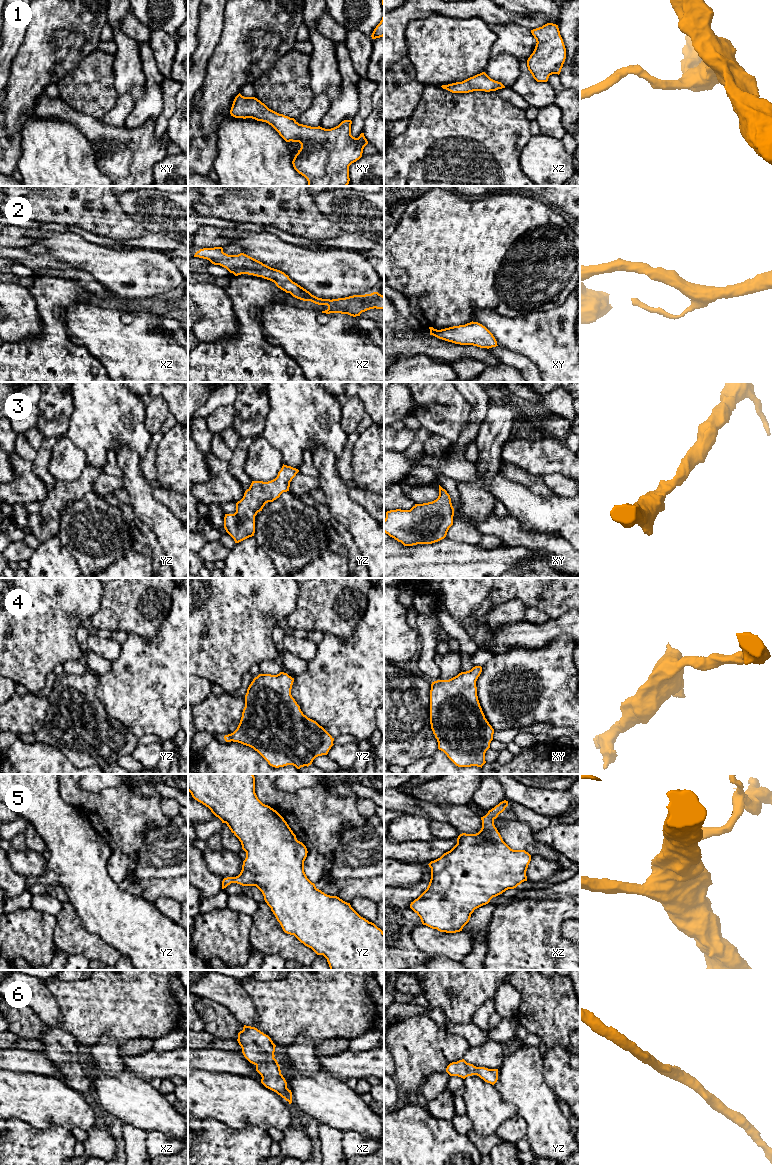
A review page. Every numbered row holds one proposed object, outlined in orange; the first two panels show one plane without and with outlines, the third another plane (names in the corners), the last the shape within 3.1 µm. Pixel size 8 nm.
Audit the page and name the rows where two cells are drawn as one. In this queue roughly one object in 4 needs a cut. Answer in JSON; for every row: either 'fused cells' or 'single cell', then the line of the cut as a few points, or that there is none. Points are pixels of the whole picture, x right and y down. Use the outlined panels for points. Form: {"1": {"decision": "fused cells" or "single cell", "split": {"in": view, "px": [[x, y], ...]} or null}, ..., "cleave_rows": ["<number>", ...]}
{"1": {"decision": "single cell", "split": null}, "2": {"decision": "single cell", "split": null}, "3": {"decision": "single cell", "split": null}, "4": {"decision": "single cell", "split": null}, "5": {"decision": "single cell", "split": null}, "6": {"decision": "single cell", "split": null}, "cleave_rows": []}

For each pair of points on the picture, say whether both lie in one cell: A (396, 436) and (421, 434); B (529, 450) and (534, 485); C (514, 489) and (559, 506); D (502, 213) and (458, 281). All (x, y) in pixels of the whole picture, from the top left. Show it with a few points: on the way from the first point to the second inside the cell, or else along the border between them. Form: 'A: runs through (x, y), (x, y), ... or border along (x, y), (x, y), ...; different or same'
A: runs through (402, 436), (415, 435); same
B: border along (512, 465), (521, 467), (534, 477); different
C: runs through (525, 500), (532, 507), (548, 507); same
D: runs through (502, 230), (469, 264); same

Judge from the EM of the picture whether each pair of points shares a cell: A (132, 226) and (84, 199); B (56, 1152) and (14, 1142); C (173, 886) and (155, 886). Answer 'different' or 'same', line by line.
A: same
B: same
C: same

